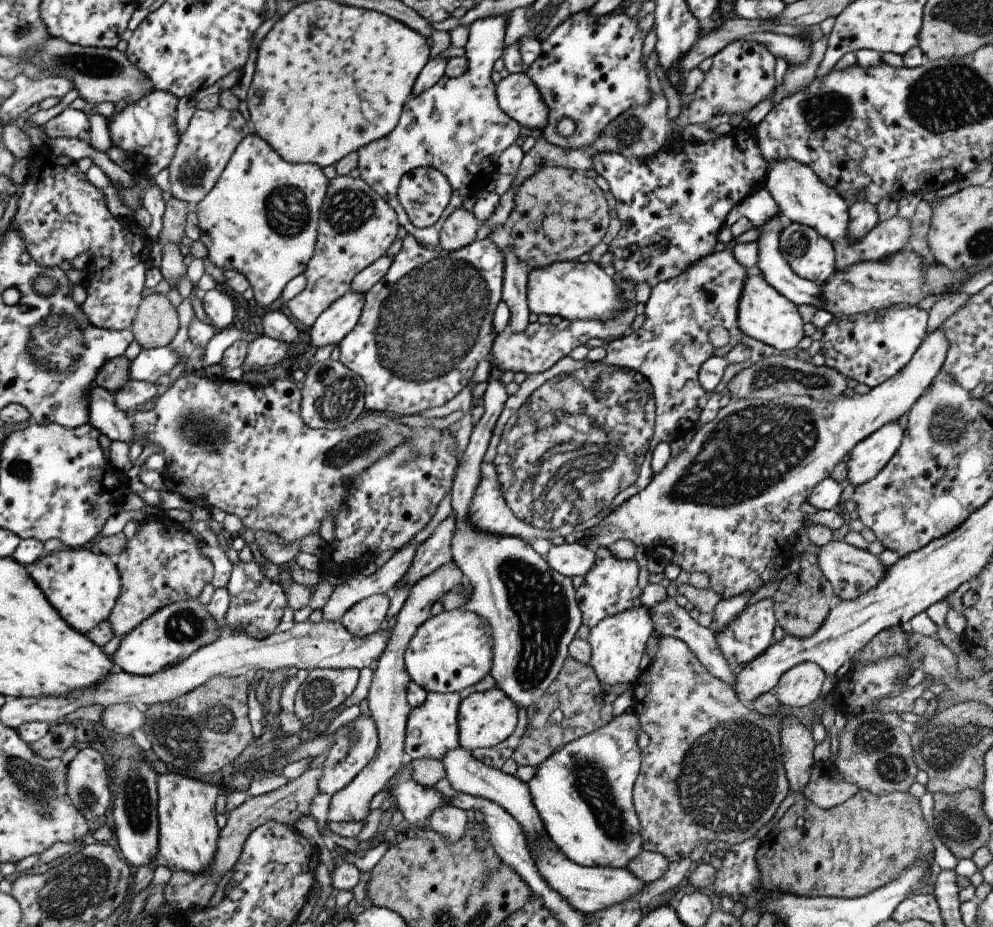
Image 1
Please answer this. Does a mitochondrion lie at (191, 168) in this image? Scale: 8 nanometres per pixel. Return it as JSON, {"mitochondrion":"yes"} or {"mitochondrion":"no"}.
{"mitochondrion":"yes"}

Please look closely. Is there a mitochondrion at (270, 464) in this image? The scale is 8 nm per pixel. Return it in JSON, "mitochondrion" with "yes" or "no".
{"mitochondrion":"no"}

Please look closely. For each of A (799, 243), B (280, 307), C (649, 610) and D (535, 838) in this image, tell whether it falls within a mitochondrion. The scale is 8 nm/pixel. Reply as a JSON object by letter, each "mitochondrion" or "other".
{"A":"mitochondrion","B":"other","C":"other","D":"other"}

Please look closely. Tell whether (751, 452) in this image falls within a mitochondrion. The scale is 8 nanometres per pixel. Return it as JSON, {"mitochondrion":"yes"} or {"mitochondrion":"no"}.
{"mitochondrion":"yes"}

